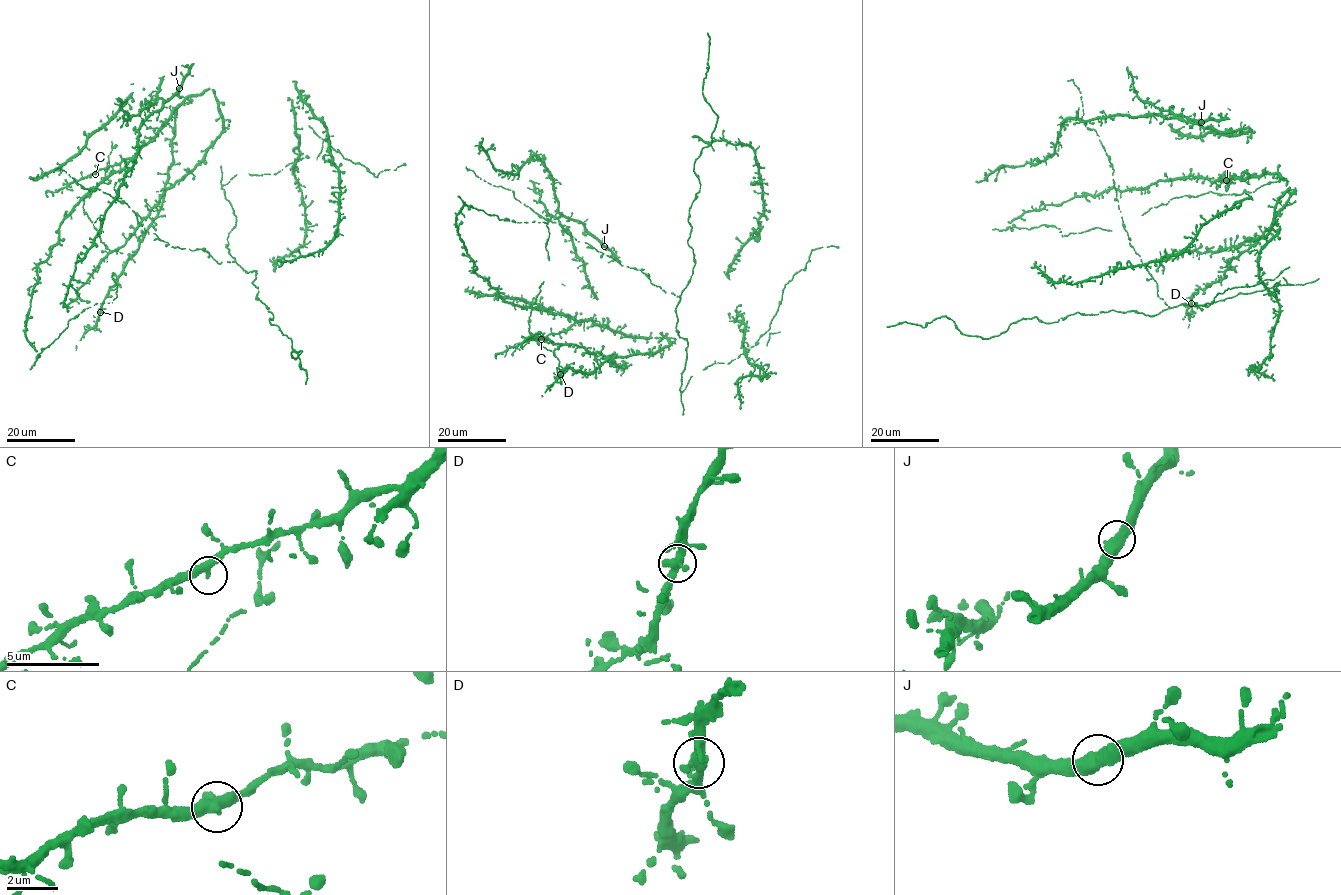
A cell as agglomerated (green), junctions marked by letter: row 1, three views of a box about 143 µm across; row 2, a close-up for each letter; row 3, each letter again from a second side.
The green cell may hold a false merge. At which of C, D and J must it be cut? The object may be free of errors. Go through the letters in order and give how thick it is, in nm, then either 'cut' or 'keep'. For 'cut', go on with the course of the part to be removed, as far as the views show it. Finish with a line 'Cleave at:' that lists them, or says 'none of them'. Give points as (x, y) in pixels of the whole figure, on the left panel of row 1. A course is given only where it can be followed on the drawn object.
C: calibre 380 nm; keep
D: calibre 480 nm; keep
J: calibre 440 nm; keep
Cleave at: none of them

